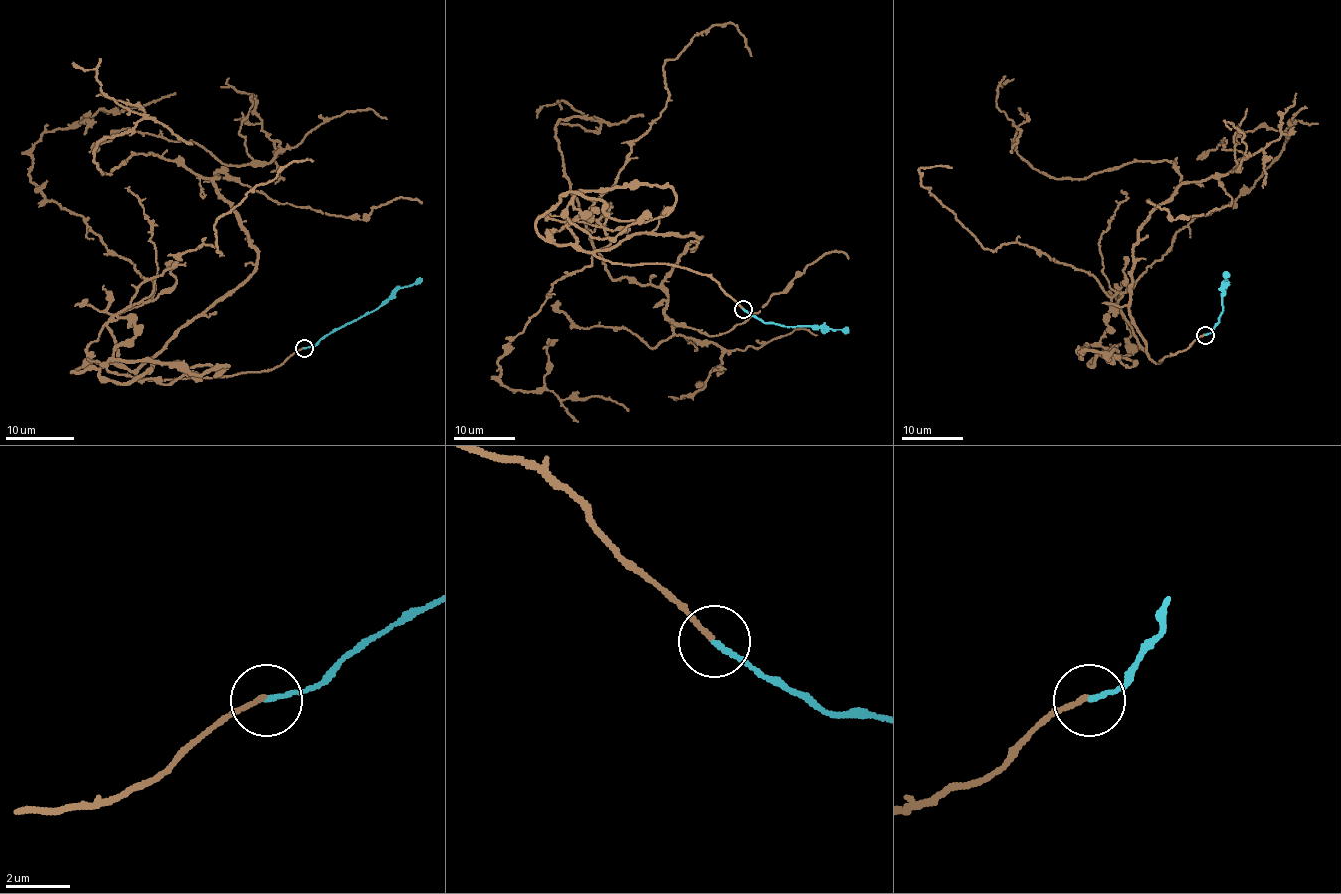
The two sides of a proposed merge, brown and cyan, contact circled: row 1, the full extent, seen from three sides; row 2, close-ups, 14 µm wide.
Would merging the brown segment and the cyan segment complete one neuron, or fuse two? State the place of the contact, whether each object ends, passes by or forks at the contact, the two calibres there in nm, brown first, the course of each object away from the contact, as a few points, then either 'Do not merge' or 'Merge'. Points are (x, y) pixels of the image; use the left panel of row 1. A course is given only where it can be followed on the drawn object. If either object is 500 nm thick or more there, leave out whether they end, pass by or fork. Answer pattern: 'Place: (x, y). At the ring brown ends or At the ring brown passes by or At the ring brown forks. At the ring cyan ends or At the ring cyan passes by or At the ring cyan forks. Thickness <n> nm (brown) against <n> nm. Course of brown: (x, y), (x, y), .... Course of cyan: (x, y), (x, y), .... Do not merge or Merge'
Place: (304, 348). At the ring brown ends. At the ring cyan ends. Thickness 140 nm (brown) against 150 nm. Course of brown: (303, 349), (136, 374), (257, 250), (174, 161), (97, 168), (99, 142), (143, 117), (73, 62). Course of cyan: (303, 349), (377, 309), (401, 287), (416, 284), (421, 279). Do not merge

